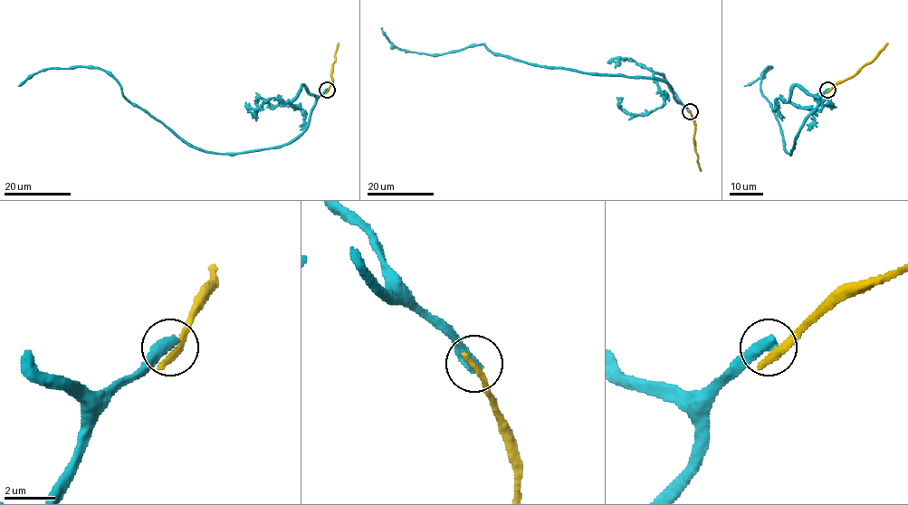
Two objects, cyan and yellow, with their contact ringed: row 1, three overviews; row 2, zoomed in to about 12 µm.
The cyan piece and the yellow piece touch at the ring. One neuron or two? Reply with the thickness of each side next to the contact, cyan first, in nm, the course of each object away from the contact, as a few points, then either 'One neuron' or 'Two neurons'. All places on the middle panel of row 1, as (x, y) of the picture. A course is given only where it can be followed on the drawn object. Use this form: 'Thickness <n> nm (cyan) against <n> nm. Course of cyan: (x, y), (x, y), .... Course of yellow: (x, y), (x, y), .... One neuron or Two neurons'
Thickness 550 nm (cyan) against 340 nm. Course of cyan: (689, 111), (658, 79), (529, 64), (495, 55), (483, 44), (441, 54), (406, 52), (396, 47), (381, 27). Course of yellow: (690, 111), (695, 123), (694, 147), (701, 171). Two neurons

